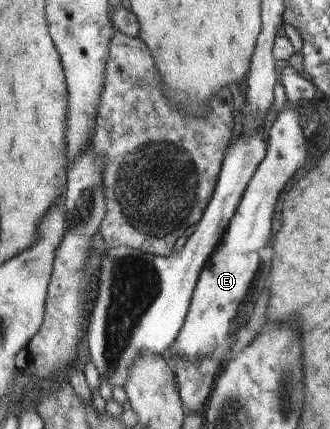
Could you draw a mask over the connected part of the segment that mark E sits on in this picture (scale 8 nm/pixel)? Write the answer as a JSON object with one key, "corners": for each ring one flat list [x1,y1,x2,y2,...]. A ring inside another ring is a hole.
{"corners":[[286,92,293,107,283,110,277,115,275,122,268,132,268,149,259,163,255,174,246,186,246,192,238,203,237,212,226,226,224,234,215,247,214,254,207,260,207,264,198,278,190,302,182,330,179,331,175,344,171,346,174,360,179,357,186,359,200,359,219,350,225,342,231,318,235,318,241,300,245,300,251,280,259,268,259,248,267,246,271,238,271,218,277,204,277,198,285,184,307,166,307,152,305,152,305,138,299,126,299,107,293,98,297,92]]}

